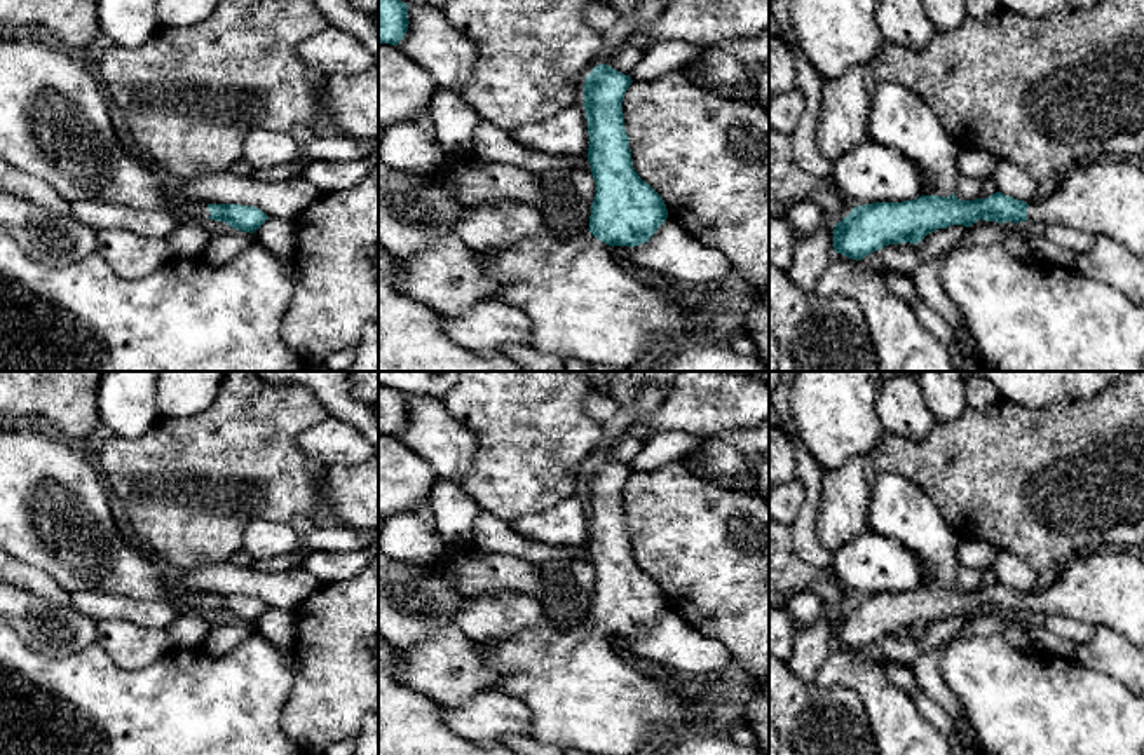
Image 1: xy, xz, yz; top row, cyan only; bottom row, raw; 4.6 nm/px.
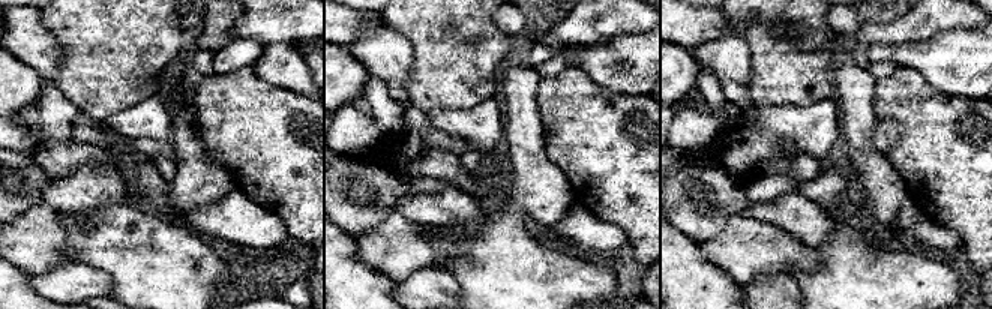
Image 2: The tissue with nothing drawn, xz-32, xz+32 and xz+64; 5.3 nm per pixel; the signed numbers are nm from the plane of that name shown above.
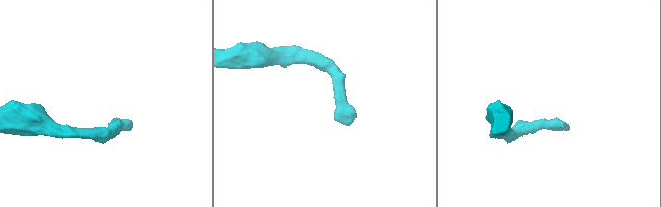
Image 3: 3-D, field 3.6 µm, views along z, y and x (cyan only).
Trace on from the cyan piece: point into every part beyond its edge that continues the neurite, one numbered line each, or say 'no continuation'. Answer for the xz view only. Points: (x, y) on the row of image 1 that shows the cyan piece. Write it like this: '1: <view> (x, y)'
1: xz (583, 306)

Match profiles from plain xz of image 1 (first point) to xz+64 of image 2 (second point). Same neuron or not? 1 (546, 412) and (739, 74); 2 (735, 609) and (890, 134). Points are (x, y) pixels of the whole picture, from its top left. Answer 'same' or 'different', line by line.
1: different
2: different

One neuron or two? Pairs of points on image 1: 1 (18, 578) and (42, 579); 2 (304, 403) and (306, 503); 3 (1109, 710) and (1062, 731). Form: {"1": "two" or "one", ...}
{"1": "one", "2": "one", "3": "one"}

